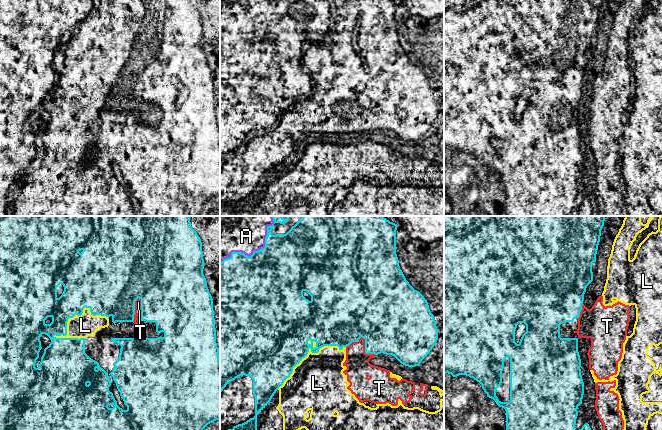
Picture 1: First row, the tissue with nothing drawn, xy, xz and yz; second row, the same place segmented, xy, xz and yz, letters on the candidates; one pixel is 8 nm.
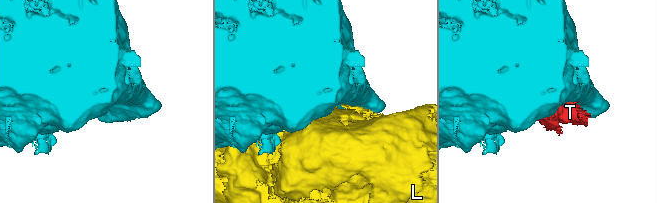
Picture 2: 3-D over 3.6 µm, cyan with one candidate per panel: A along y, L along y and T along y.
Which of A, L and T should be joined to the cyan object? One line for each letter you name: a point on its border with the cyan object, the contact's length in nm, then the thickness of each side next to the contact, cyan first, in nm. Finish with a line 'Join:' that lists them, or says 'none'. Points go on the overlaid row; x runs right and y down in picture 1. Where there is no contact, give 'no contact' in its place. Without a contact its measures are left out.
A: contact xz (258, 250); length 550 nm; calibres 500 and 440 nm
Join: A

